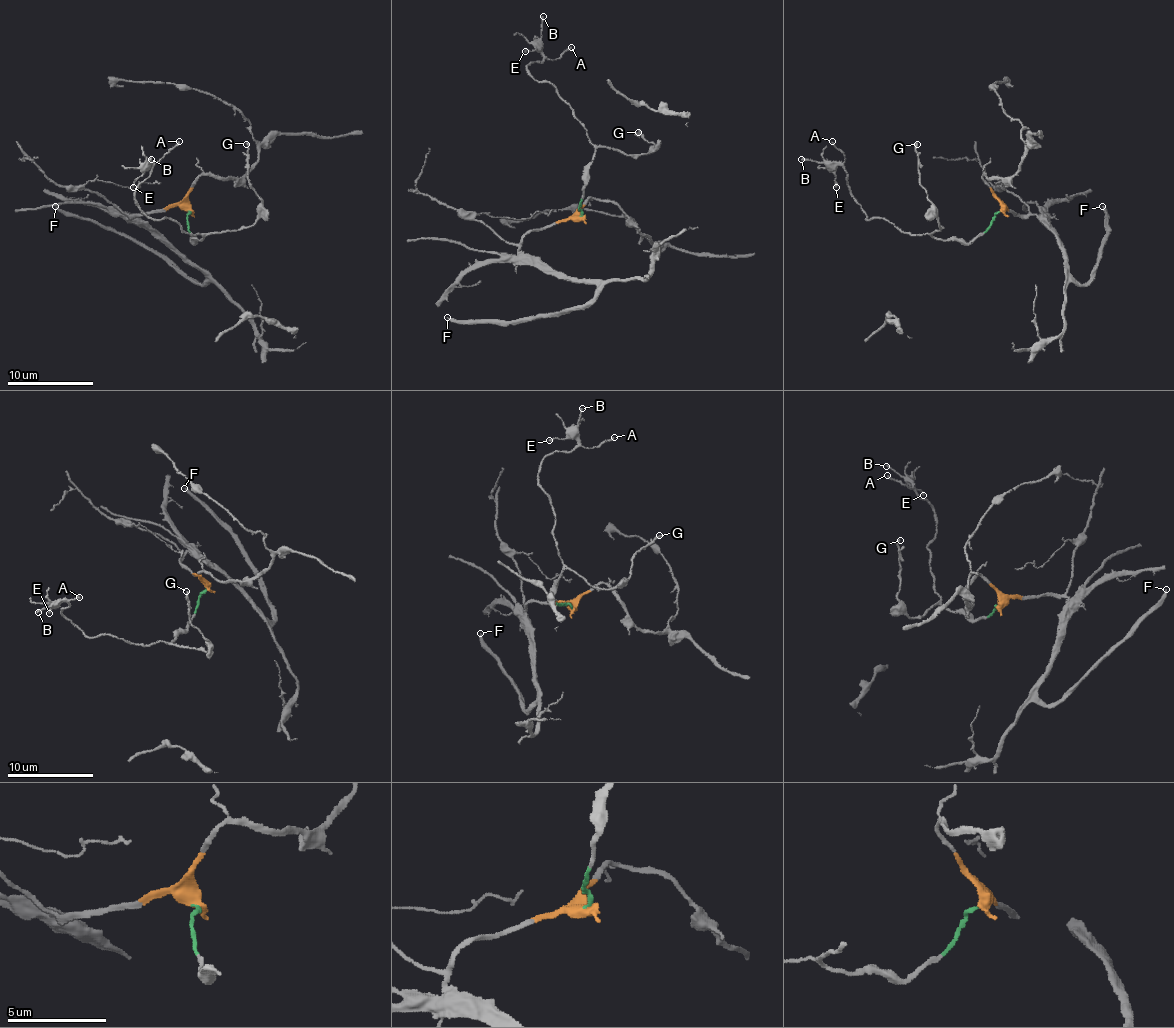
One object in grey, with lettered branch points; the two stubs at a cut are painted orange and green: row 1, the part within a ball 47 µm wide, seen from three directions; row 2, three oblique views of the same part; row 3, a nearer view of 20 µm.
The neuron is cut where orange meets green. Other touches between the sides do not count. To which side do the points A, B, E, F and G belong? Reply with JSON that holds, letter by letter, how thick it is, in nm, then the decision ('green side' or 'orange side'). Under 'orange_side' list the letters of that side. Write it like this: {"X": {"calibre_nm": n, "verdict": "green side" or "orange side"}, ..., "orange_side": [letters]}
{"A": {"calibre_nm": 140, "verdict": "green side"}, "B": {"calibre_nm": 170, "verdict": "green side"}, "E": {"calibre_nm": 150, "verdict": "green side"}, "F": {"calibre_nm": 240, "verdict": "orange side"}, "G": {"calibre_nm": 170, "verdict": "green side"}, "orange_side": ["F"]}

